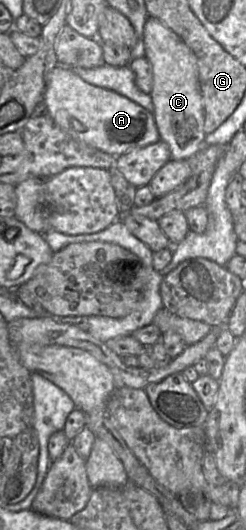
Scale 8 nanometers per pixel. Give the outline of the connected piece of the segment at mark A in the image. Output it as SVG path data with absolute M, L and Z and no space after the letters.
M57 65L49 72L43 101L47 114L64 131L113 156L160 140L153 113L115 91L86 82L70 67Z

